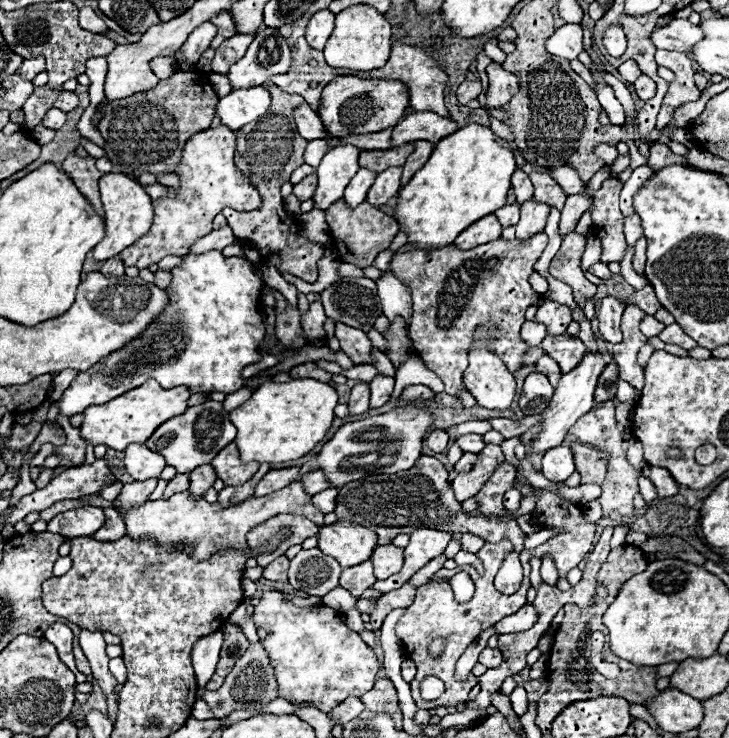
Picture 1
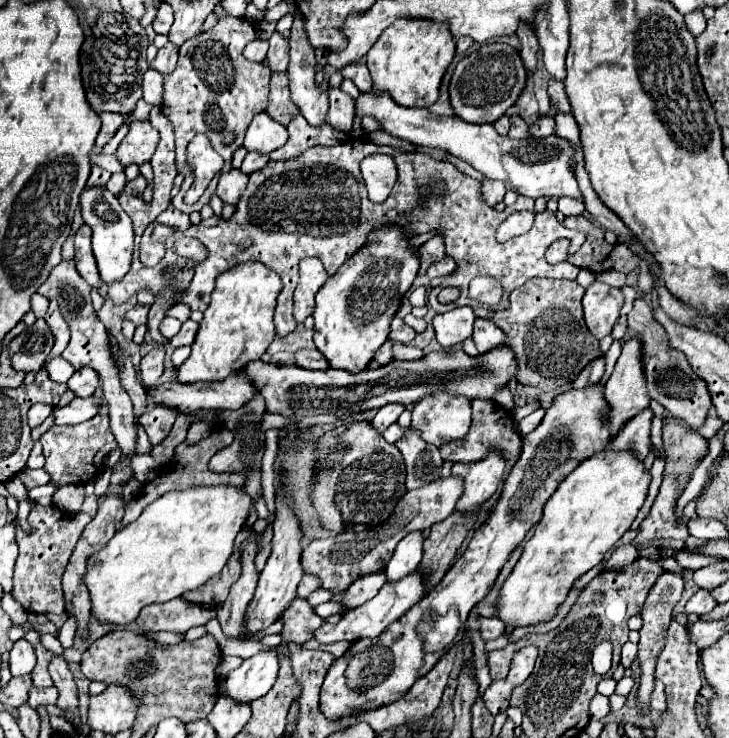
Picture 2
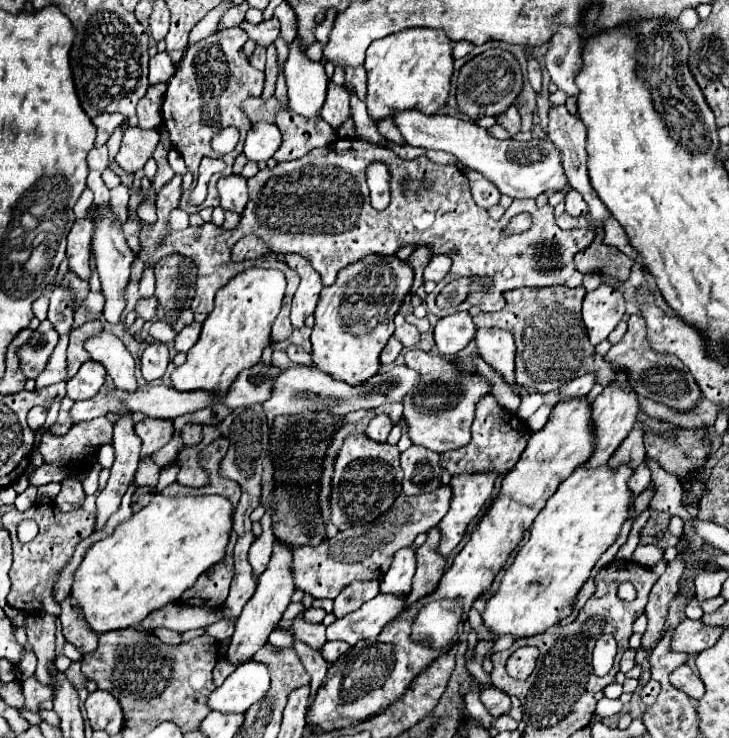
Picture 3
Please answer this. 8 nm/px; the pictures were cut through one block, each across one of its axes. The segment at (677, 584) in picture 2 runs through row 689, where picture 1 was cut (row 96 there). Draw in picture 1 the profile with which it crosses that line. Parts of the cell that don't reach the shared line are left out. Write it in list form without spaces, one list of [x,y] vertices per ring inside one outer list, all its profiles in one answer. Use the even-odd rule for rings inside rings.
[[[642,74],[642,76],[634,82],[634,90],[636,90],[638,98],[642,98],[642,100],[646,102],[648,98],[652,98],[652,96],[656,94],[656,82],[654,82],[650,76]]]

